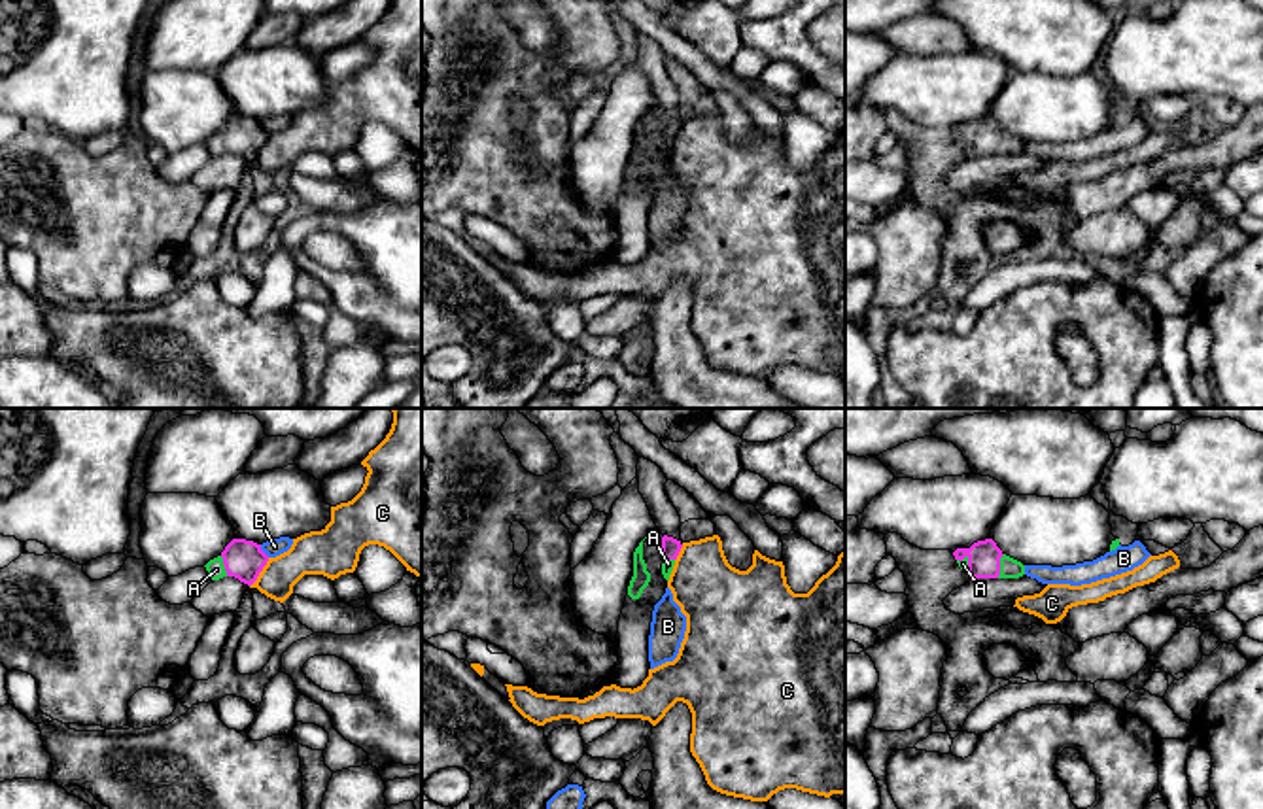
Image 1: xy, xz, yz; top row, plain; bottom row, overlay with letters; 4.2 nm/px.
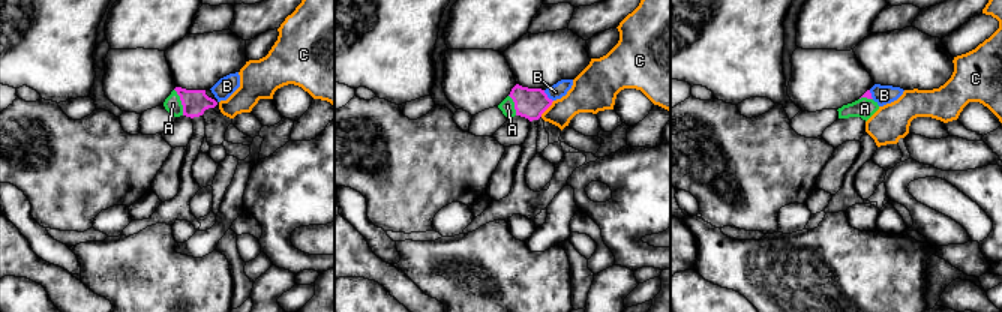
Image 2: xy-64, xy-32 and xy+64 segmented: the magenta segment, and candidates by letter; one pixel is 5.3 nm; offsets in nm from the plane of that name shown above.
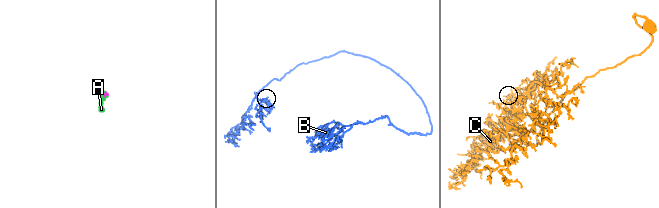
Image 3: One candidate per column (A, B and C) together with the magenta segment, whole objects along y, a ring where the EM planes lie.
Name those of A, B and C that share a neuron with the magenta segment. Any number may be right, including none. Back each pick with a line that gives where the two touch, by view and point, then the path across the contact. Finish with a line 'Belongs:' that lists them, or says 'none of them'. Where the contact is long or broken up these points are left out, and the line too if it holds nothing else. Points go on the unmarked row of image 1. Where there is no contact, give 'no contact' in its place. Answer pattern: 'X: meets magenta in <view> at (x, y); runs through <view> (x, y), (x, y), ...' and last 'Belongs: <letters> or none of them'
A: meets magenta in yz at (999, 142); runs through yz (984, 135), (999, 142), (1010, 144)
Belongs: A

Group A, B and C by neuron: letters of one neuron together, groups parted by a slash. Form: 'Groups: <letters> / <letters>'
Groups: A / B / C

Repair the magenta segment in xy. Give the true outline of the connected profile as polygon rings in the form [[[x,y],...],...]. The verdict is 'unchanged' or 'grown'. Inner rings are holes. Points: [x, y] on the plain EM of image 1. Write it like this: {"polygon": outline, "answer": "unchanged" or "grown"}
{"polygon": [[[233,115],[225,127],[204,144],[212,157],[234,153],[251,163],[267,138],[268,132],[261,127],[261,121],[246,115]]], "answer": "grown"}

